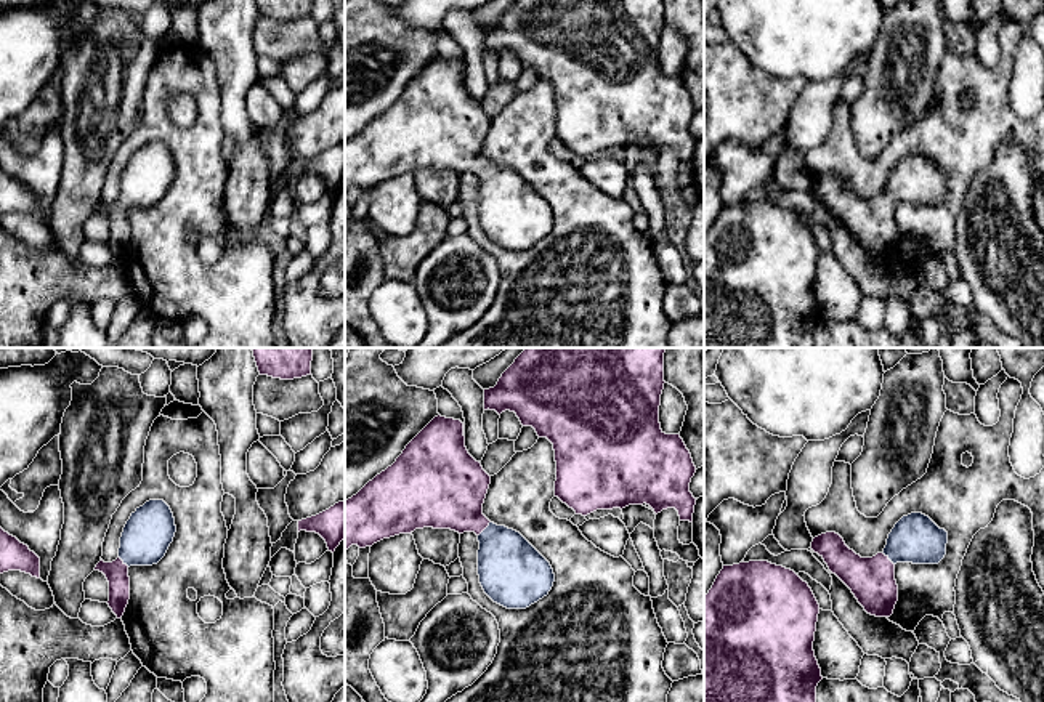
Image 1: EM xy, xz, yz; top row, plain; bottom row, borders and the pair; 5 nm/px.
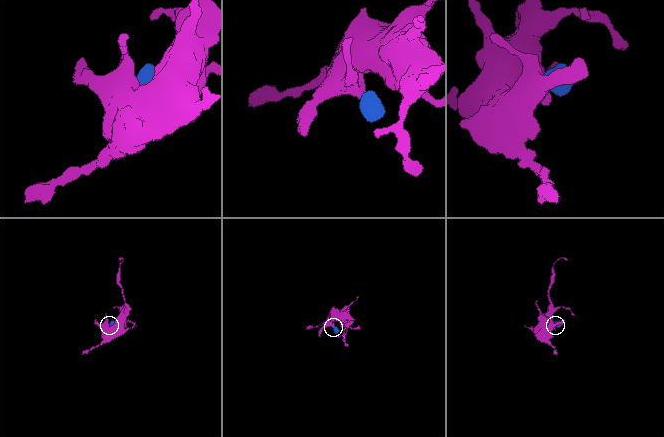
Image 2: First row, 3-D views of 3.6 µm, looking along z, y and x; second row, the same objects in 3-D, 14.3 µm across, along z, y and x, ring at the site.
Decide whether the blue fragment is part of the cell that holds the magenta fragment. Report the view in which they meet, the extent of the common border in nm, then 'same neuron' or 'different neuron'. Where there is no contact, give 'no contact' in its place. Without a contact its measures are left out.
xz | 100 nm | same neuron

